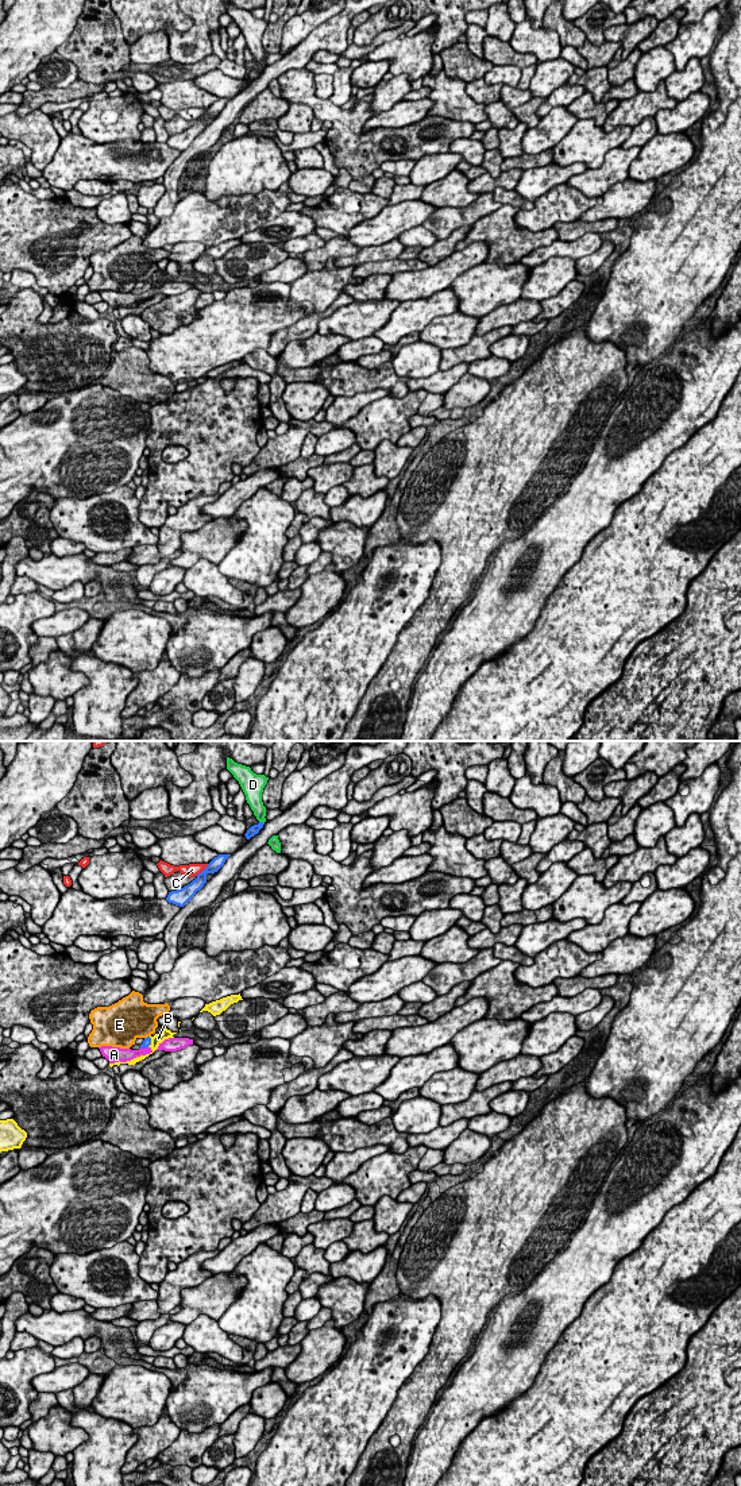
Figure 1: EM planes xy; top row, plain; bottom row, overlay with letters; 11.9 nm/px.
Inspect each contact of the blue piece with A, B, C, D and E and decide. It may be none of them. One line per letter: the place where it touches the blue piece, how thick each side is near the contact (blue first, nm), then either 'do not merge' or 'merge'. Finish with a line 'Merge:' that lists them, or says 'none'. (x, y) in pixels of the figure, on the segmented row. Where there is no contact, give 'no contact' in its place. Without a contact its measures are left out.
A: xy (145, 1048) | 100/160 nm | do not merge
B: xy (150, 1042) | 100/130 nm | do not merge
C: xy (203, 871) | 140/160 nm | do not merge
D: xy (262, 822) | 120/160 nm | do not merge
E: xy (147, 1037) | 100/440 nm | do not merge
Merge: none

